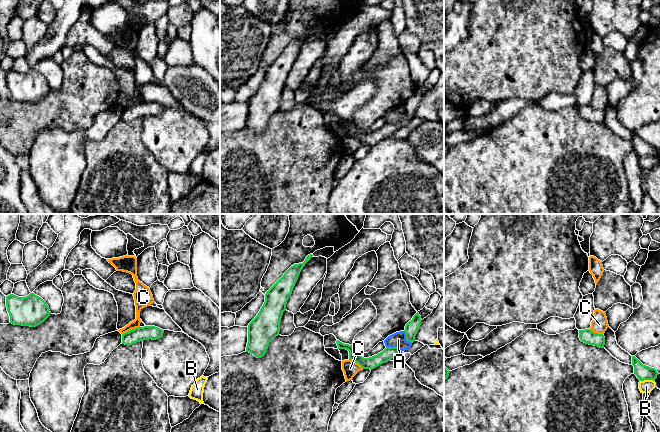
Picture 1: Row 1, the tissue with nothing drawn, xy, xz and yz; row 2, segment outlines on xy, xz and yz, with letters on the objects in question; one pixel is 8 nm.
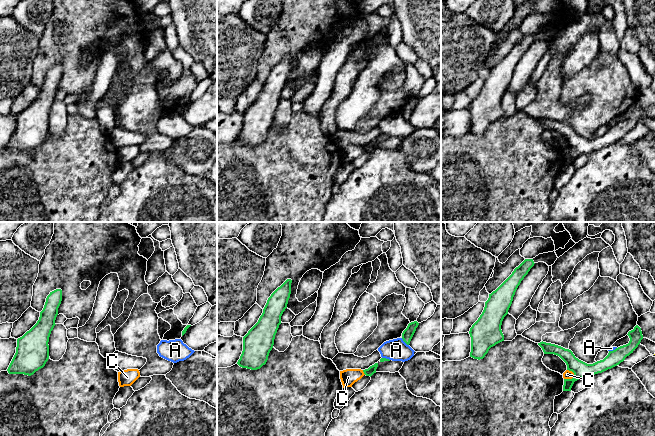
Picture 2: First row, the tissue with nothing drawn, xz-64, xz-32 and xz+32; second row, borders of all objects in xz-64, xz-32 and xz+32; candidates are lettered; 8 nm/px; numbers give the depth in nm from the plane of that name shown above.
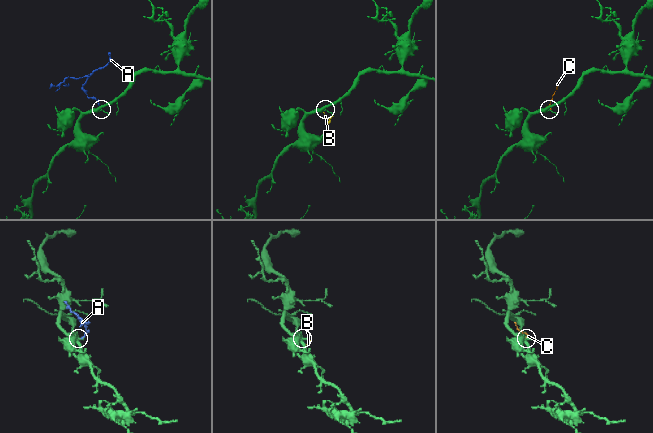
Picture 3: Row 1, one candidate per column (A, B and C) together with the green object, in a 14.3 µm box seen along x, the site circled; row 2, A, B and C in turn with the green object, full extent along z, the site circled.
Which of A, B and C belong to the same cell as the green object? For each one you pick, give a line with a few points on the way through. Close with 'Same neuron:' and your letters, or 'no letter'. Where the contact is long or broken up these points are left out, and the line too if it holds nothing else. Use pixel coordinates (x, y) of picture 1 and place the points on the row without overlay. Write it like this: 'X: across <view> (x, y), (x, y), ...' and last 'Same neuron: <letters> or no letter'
Same neuron: no letter

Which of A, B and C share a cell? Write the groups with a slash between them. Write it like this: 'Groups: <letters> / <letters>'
Groups: A / B C

